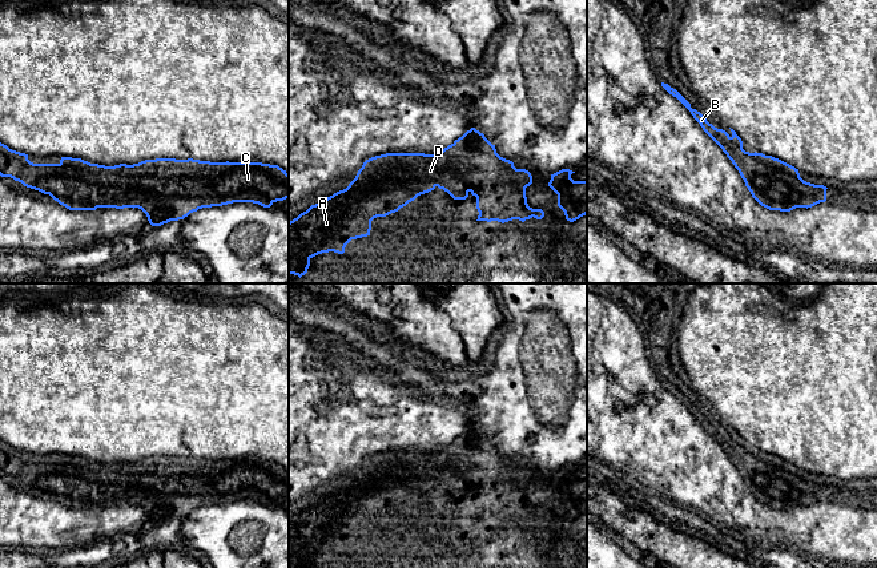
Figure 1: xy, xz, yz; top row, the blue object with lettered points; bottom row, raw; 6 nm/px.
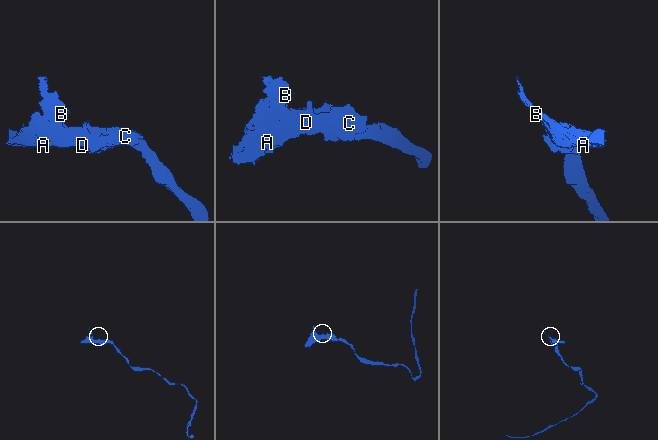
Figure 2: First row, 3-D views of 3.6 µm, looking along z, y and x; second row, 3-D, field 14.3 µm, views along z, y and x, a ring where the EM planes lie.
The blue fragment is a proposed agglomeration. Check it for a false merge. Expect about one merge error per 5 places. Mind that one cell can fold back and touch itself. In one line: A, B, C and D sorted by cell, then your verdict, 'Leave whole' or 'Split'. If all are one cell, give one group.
Groups: A B C D. Leave whole

